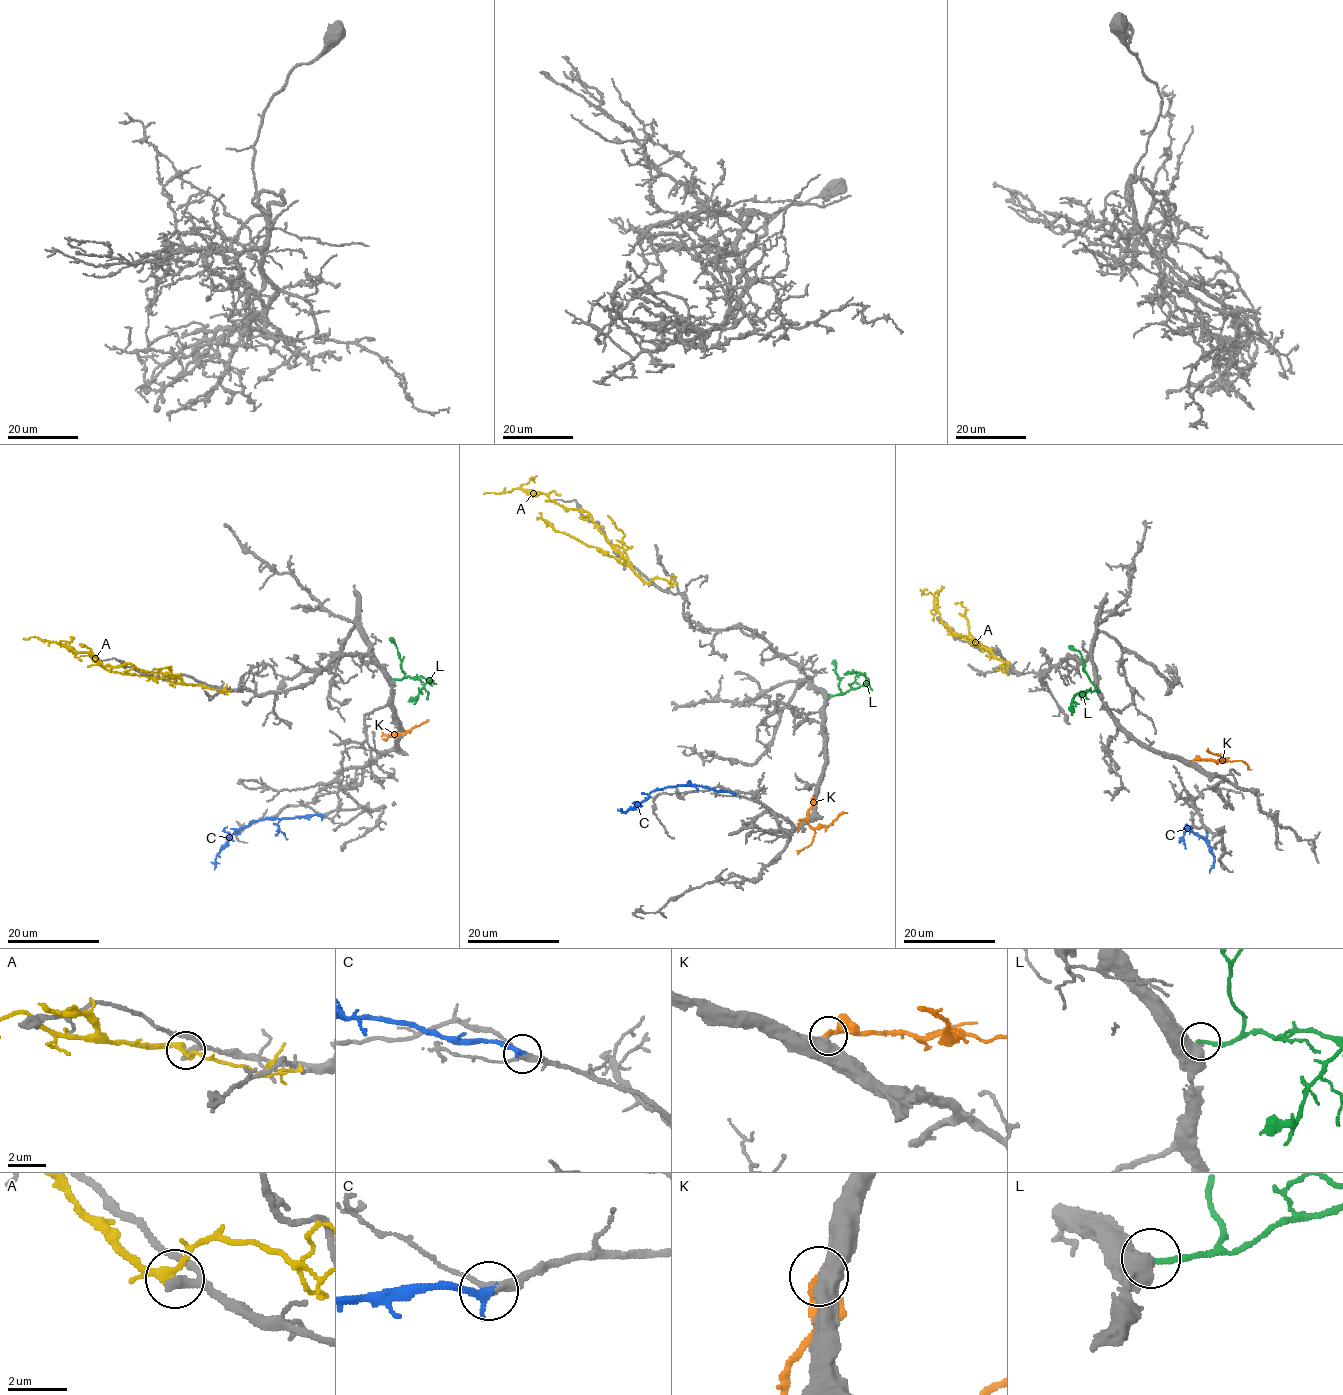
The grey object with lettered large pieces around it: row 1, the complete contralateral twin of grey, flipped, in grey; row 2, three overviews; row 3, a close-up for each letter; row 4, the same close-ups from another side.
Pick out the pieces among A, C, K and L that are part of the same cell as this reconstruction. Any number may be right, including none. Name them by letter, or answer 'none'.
C, K

